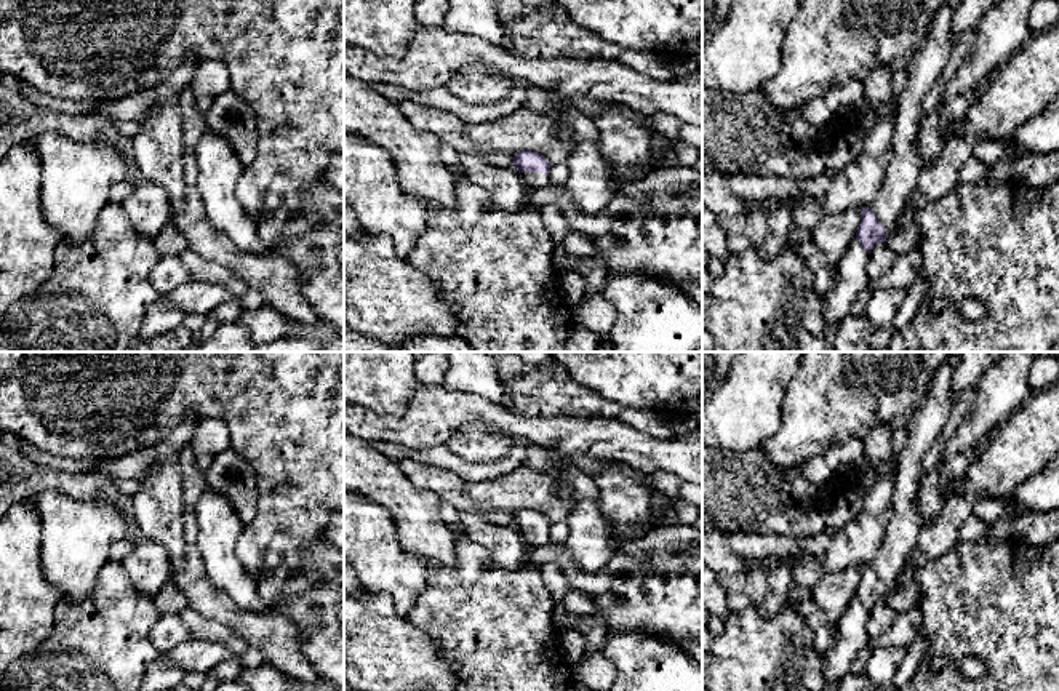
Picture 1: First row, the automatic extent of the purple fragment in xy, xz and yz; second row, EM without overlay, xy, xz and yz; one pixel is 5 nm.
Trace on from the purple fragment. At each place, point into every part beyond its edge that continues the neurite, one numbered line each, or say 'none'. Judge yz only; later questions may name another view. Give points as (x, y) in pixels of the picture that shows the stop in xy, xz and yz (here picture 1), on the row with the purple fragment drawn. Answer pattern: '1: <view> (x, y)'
1: yz (930, 61)
2: yz (851, 277)

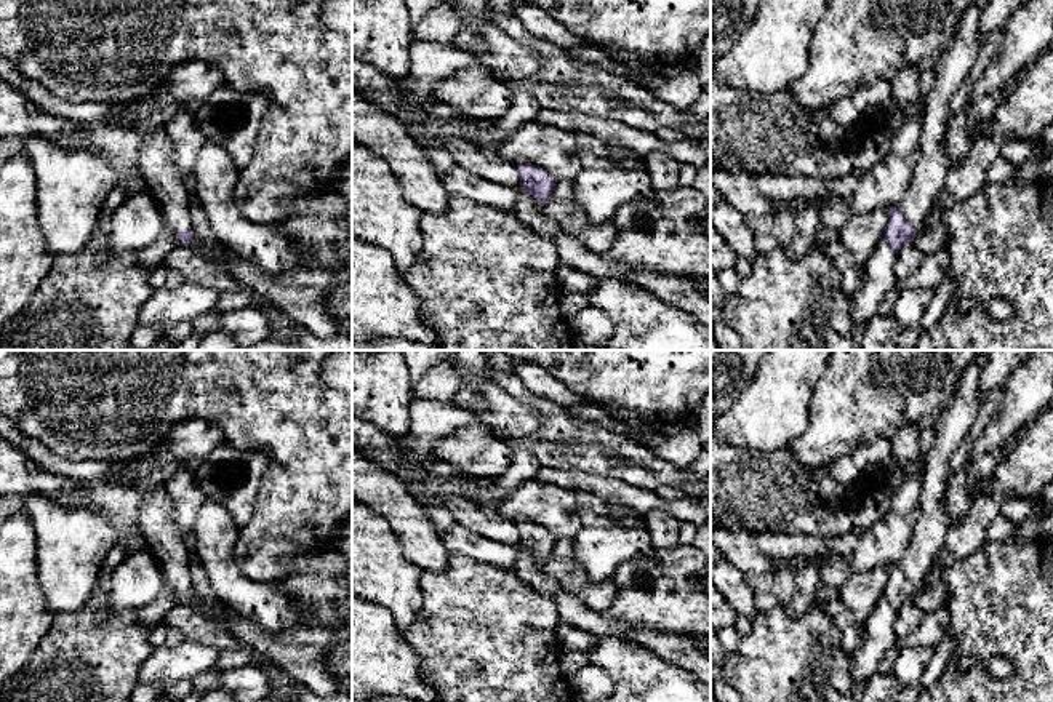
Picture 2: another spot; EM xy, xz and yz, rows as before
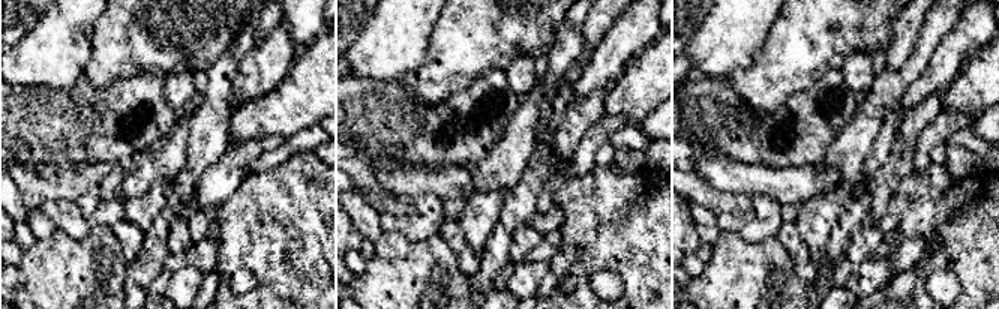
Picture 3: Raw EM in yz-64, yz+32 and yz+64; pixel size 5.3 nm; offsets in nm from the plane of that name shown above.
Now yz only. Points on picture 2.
1: yz (957, 61)
2: yz (879, 277)

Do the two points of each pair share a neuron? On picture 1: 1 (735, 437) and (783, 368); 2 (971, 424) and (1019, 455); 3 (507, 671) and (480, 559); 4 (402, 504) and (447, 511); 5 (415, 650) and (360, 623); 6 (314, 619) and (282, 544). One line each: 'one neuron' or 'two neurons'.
1: one neuron
2: two neurons
3: one neuron
4: two neurons
5: one neuron
6: one neuron

